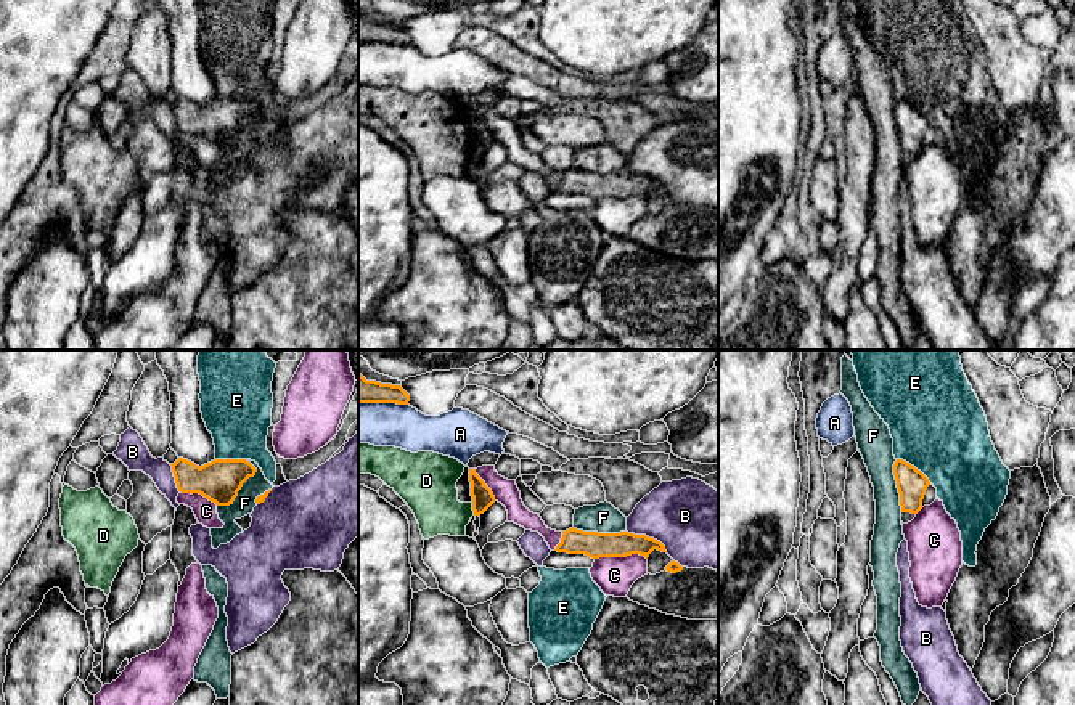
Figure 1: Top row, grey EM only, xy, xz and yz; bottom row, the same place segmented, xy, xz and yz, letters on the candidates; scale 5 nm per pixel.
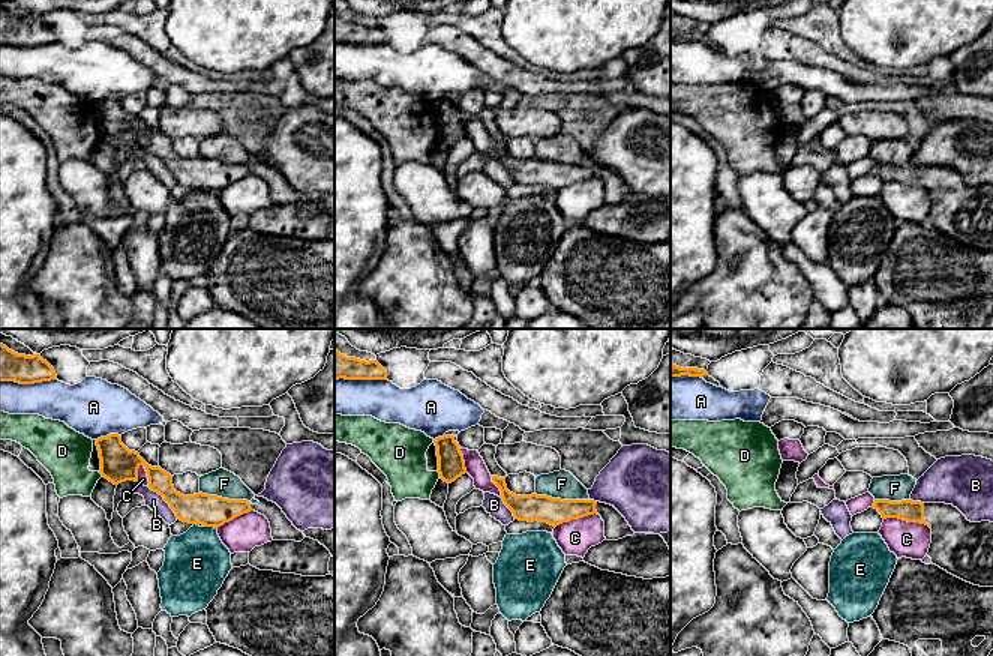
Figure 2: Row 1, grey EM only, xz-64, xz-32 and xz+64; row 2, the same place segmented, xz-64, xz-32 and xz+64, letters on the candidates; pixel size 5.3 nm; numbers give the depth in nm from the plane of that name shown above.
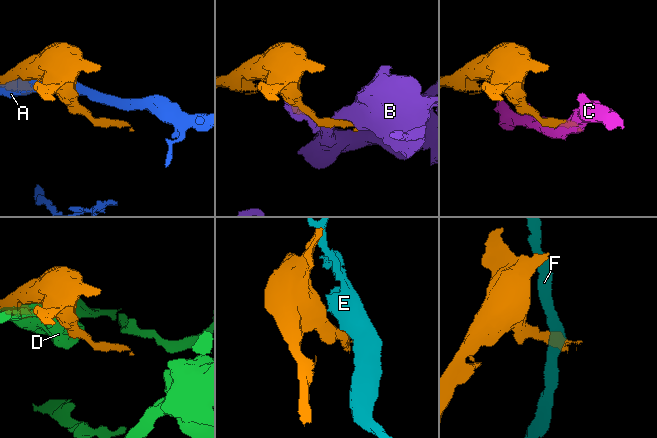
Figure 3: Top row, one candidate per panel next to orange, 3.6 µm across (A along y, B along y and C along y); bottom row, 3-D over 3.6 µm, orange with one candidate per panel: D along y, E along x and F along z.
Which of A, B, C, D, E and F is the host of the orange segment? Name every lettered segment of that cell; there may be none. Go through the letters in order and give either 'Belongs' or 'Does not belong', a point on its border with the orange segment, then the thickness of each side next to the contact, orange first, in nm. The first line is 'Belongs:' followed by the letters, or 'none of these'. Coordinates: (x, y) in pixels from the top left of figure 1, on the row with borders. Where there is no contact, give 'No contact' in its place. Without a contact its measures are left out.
Belongs: none of these
A: Does not belong. Touches orange at xz (383, 402). Thickness 130 nm (orange) against 220 nm
B: Does not belong. Touches orange at xz (648, 537). Thickness 130 nm (orange) against 400 nm
C: Does not belong. Touches orange at xz (621, 556). Thickness 130 nm (orange) against 190 nm
D: Does not belong. Touches orange at xz (473, 509). Thickness 110 nm (orange) against 280 nm
E: Does not belong. Touches orange at yz (913, 466). Thickness 150 nm (orange) against 480 nm
F: Does not belong. Touches orange at xy (241, 485). Thickness 220 nm (orange) against 110 nm

